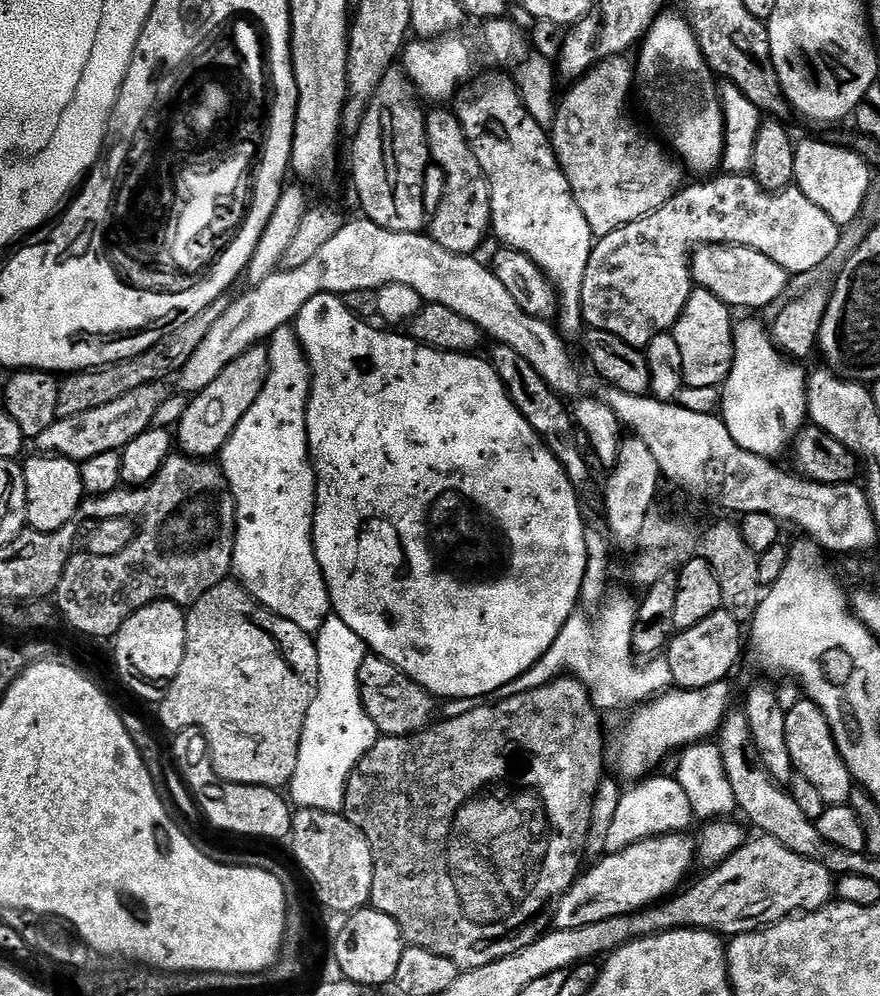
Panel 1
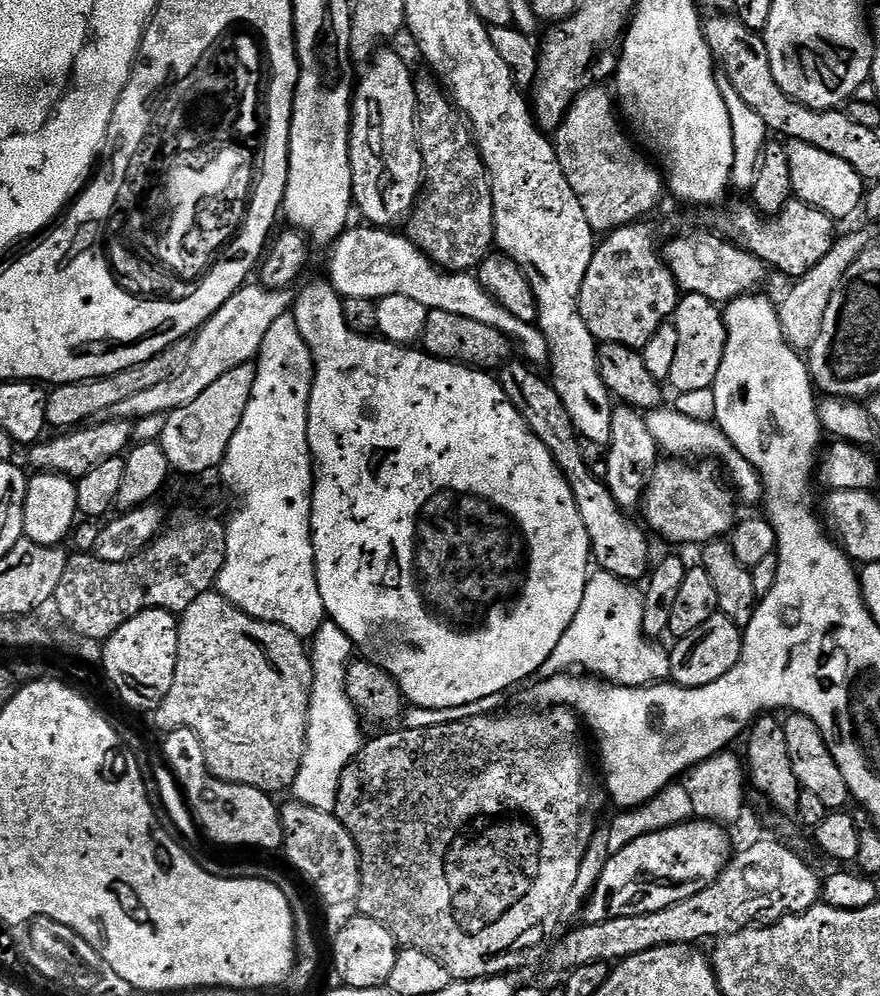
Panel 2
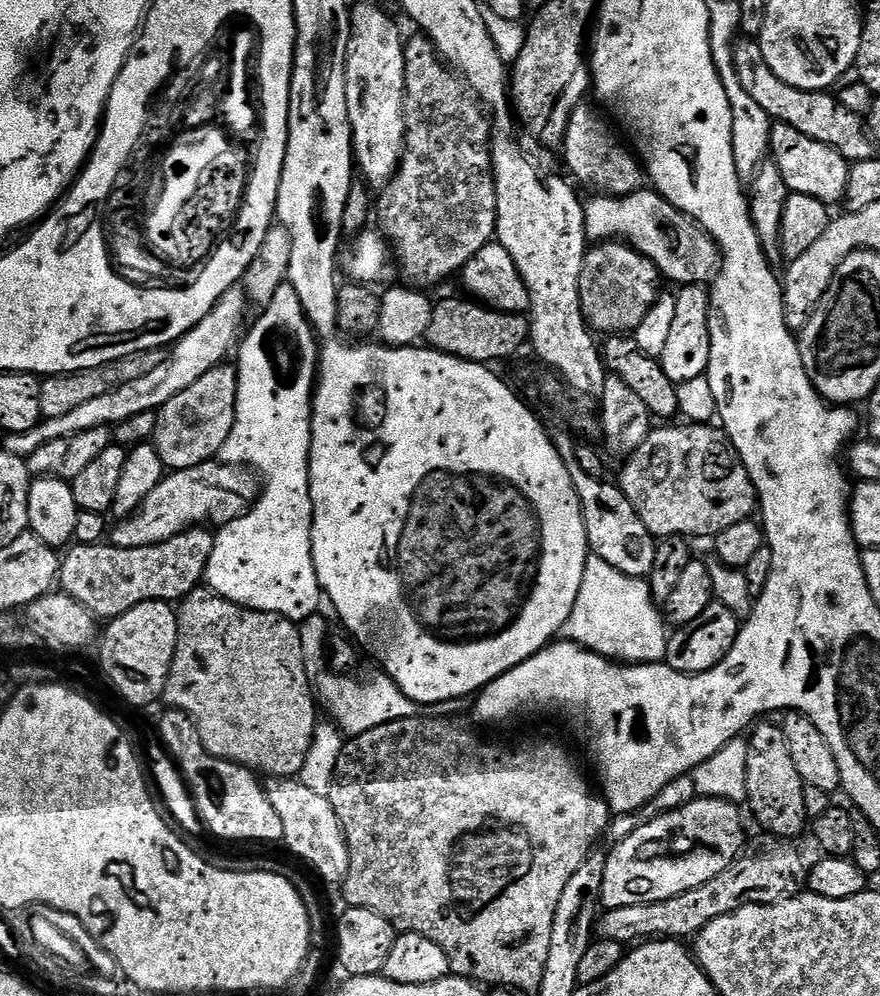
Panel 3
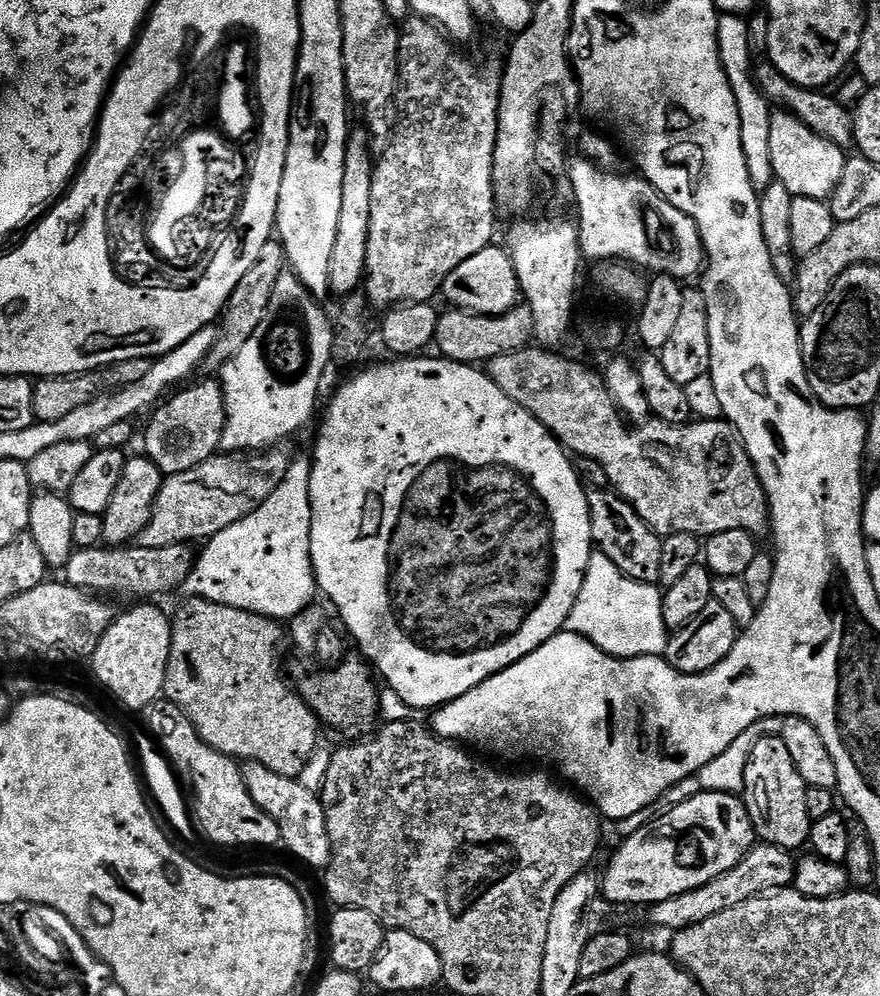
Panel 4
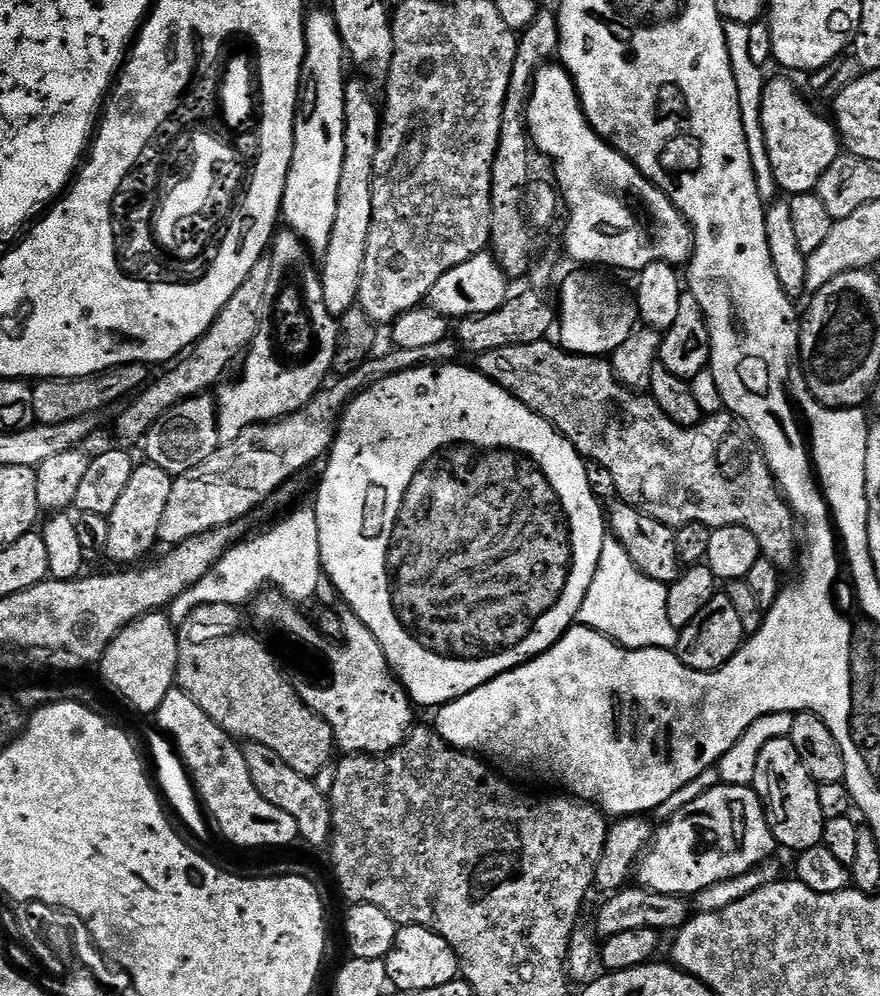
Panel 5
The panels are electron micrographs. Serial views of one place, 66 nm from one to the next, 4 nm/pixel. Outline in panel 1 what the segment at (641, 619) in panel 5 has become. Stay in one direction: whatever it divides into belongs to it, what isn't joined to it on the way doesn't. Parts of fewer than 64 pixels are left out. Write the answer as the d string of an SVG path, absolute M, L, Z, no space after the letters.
M609 595L599 609L600 617L593 626L588 620L573 619L564 625L558 638L552 644L552 649L528 672L523 672L514 678L514 687L529 692L549 684L561 674L569 670L571 675L584 683L588 689L592 703L597 709L616 708L627 700L640 702L647 701L657 694L665 691L672 684L672 675L667 659L652 658L647 661L644 669L636 668L634 651L632 649L632 635L637 622L637 601L628 596Z

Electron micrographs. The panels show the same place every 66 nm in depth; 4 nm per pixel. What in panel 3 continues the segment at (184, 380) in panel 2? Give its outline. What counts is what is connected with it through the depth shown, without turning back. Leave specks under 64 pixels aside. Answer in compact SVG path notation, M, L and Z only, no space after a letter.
M232 287L217 299L212 310L198 326L192 328L183 339L173 345L172 360L161 361L146 377L124 384L113 394L108 393L102 398L91 399L90 402L83 403L77 410L72 410L62 418L44 420L28 432L7 435L2 444L3 449L11 456L27 458L50 441L86 432L88 429L113 426L112 424L116 422L128 420L144 412L159 410L170 398L189 389L203 374L219 367L228 358L227 355L235 351L240 340L238 332L244 320L244 306L246 307L247 302L243 287Z

